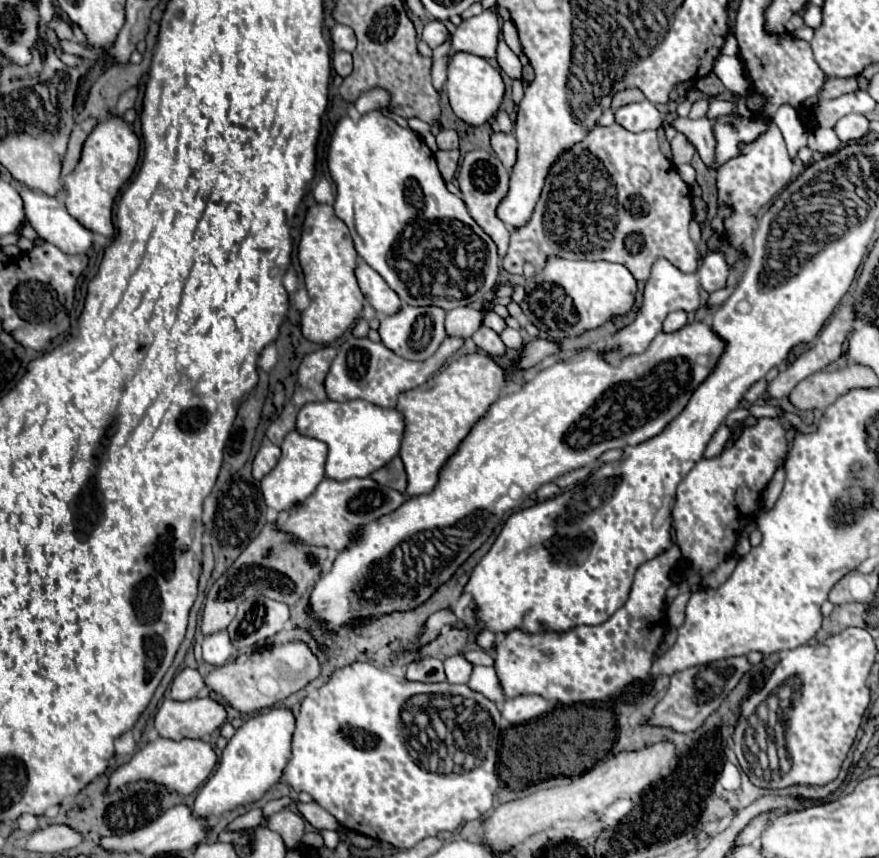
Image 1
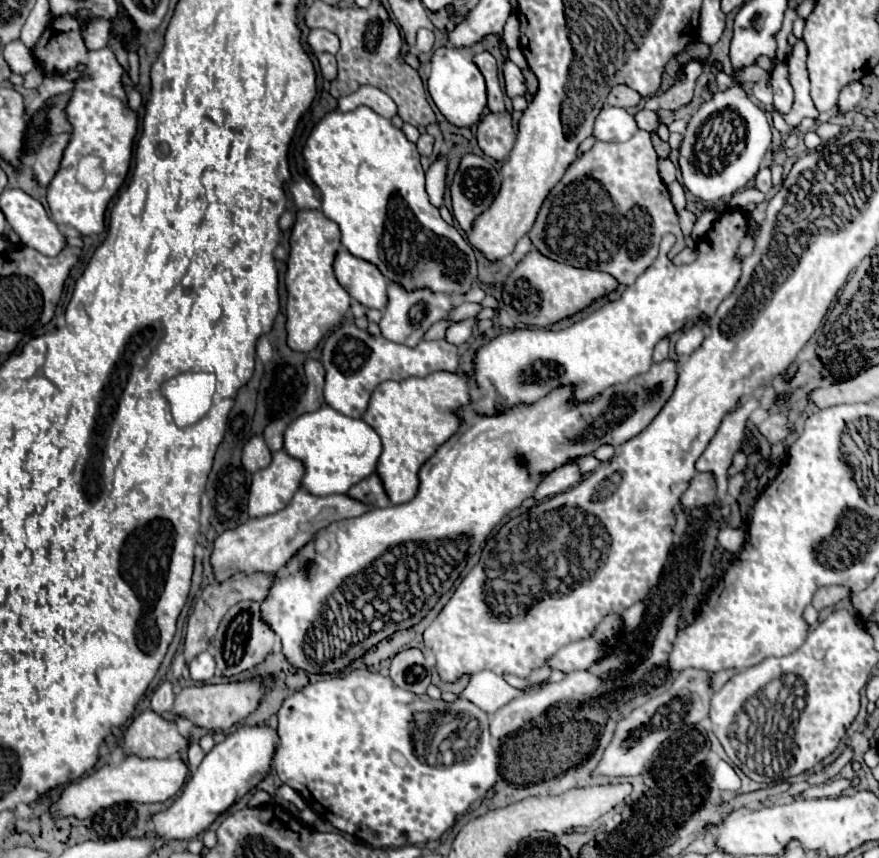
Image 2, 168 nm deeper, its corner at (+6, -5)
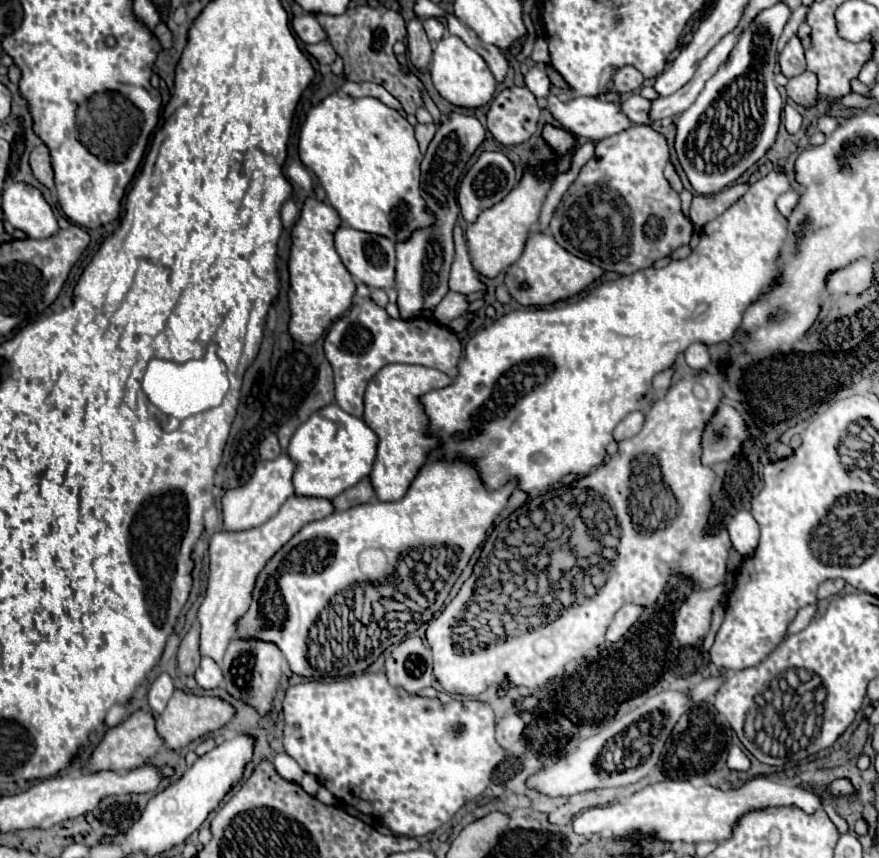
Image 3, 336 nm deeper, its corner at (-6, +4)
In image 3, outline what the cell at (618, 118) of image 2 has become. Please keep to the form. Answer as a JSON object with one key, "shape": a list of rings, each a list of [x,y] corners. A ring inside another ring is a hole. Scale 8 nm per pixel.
{"shape":[[[549,95],[547,99],[553,119],[575,135],[599,141],[629,127],[629,119],[619,111],[619,103],[607,103],[603,97],[575,97],[563,101],[557,95]]]}

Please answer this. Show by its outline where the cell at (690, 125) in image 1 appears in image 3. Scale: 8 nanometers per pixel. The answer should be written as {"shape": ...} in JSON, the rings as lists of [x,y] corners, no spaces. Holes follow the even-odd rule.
{"shape":[[[633,93],[621,101],[621,113],[625,113],[629,121],[633,121],[635,125],[649,123],[649,107],[651,107],[651,101],[643,99],[639,93]]]}

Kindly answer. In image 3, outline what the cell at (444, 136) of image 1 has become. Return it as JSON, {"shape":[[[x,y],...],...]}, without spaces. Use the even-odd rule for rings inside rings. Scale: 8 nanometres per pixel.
{"shape":[[[431,123],[431,125],[415,125],[415,137],[417,137],[417,143],[419,143],[419,149],[425,153],[425,149],[427,149],[427,145],[429,145],[429,141],[433,139],[433,135],[435,135],[435,125]]]}

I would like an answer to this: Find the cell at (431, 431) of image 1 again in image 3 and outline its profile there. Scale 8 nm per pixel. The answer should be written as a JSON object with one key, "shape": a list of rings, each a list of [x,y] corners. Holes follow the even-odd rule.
{"shape":[[[403,363],[385,365],[369,381],[363,397],[363,405],[365,405],[363,421],[379,437],[377,457],[369,473],[369,479],[373,481],[373,491],[379,501],[399,501],[407,493],[421,465],[425,463],[427,453],[433,447],[437,447],[437,439],[425,435],[427,417],[419,403],[419,395],[447,387],[449,383],[451,379],[439,369],[431,369],[423,365],[403,365]]]}

